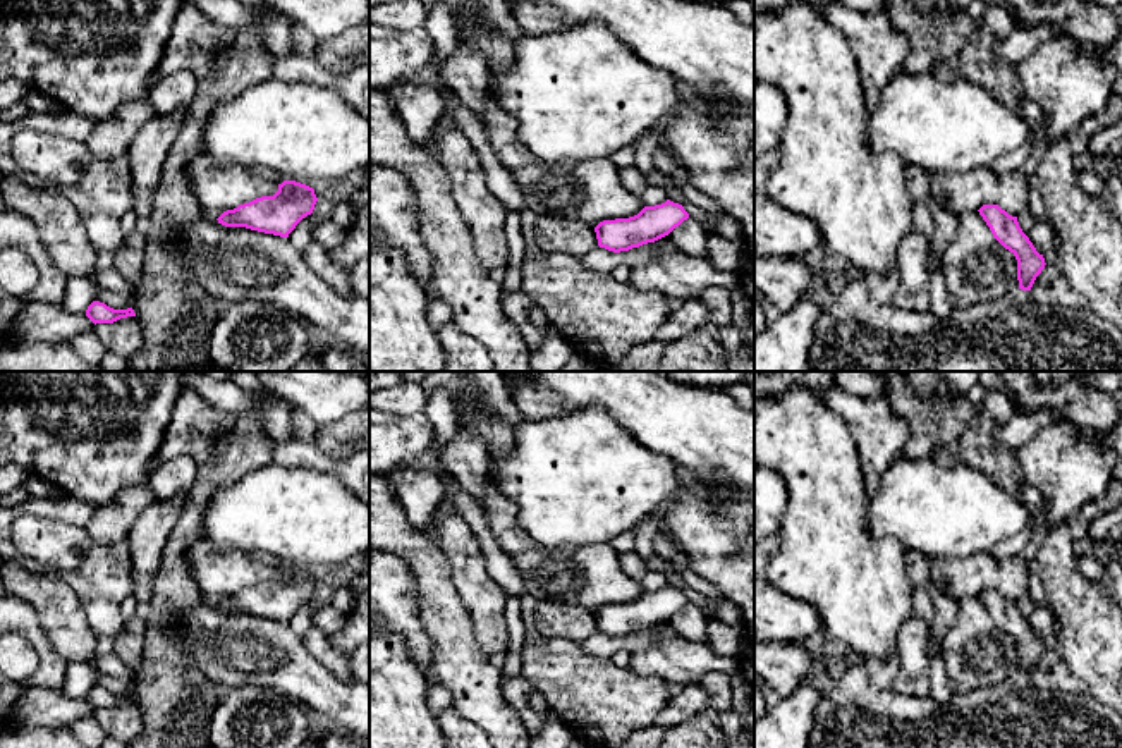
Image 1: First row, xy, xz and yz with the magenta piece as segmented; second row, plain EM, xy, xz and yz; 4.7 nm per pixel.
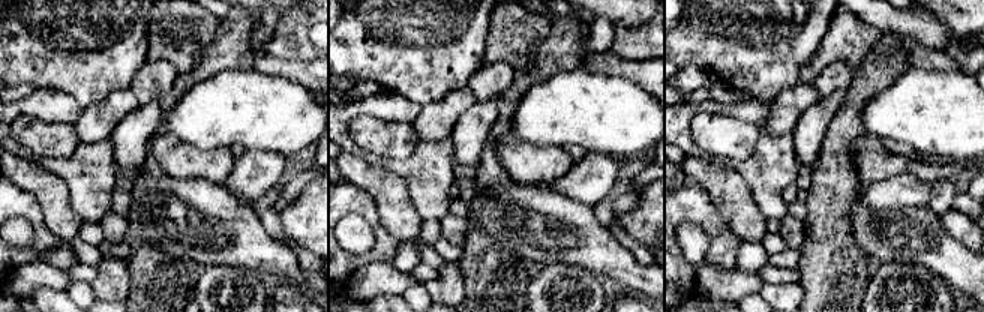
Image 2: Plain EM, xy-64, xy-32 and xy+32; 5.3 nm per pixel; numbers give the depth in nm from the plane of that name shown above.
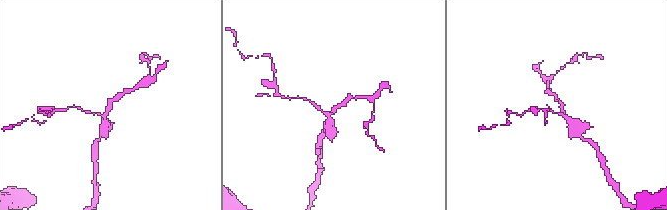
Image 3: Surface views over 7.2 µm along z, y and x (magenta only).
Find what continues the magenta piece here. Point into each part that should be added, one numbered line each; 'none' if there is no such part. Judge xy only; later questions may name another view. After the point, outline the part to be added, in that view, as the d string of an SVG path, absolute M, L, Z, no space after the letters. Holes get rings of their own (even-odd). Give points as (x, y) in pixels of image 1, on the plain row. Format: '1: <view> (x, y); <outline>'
none

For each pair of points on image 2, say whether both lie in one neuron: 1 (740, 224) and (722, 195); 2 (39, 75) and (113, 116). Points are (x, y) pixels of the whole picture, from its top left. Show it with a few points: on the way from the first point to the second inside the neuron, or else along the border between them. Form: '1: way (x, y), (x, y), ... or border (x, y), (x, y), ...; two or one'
1: way (740, 216), (729, 203); one
2: border (123, 89), (114, 89), (101, 101), (84, 108); two

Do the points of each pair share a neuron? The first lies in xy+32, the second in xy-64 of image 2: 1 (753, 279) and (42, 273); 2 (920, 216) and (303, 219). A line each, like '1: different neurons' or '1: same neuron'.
1: same neuron
2: different neurons

